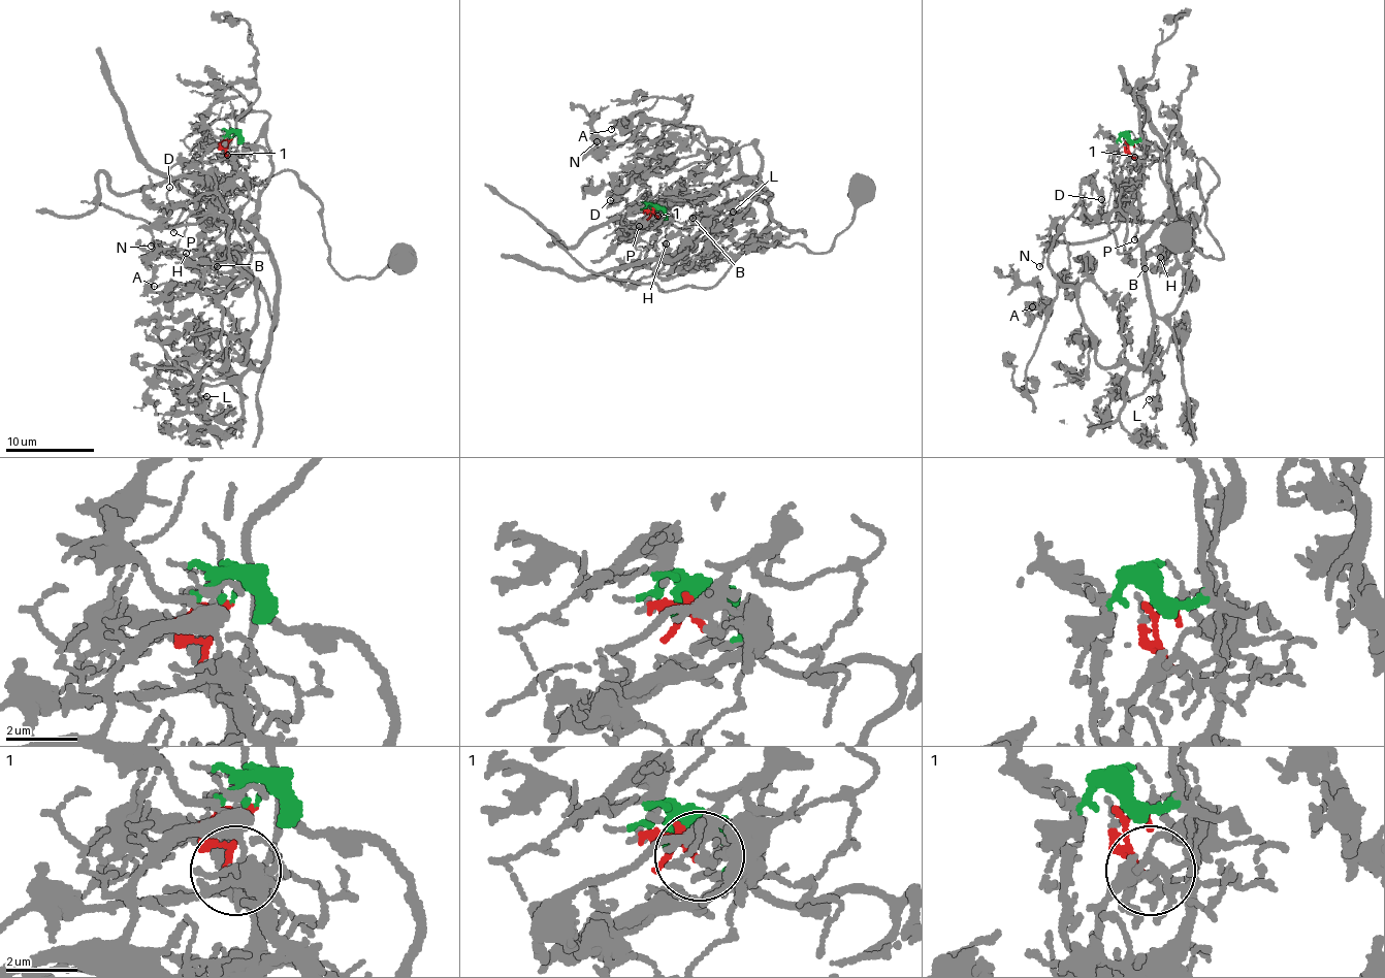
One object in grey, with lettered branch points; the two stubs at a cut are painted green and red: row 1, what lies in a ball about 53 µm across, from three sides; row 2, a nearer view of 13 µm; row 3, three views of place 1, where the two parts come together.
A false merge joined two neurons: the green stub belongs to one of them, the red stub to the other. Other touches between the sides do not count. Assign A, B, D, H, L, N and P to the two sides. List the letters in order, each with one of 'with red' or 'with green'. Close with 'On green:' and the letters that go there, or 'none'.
A: with green
B: with green
D: with green
H: with green
L: with green
N: with green
P: with red
On green: A, B, D, H, L, N

